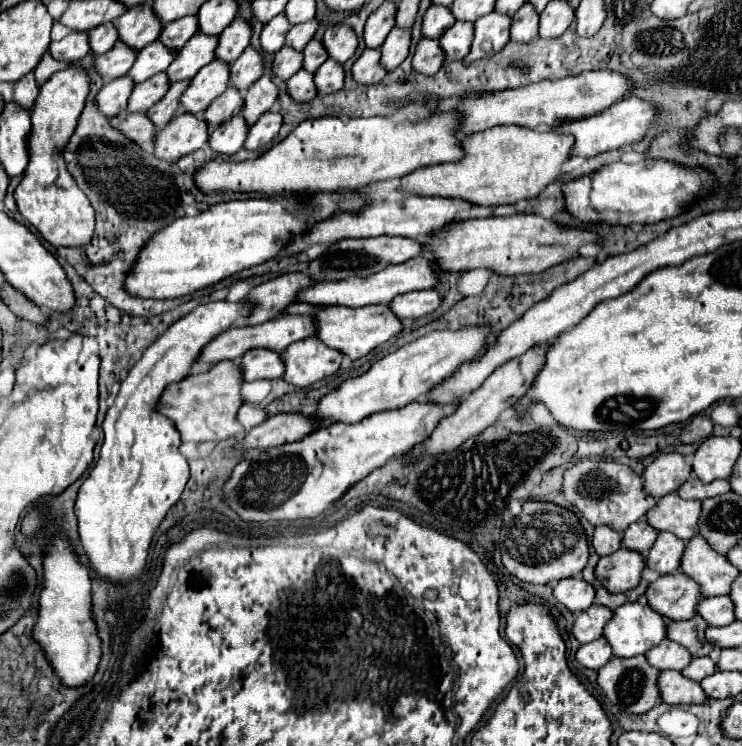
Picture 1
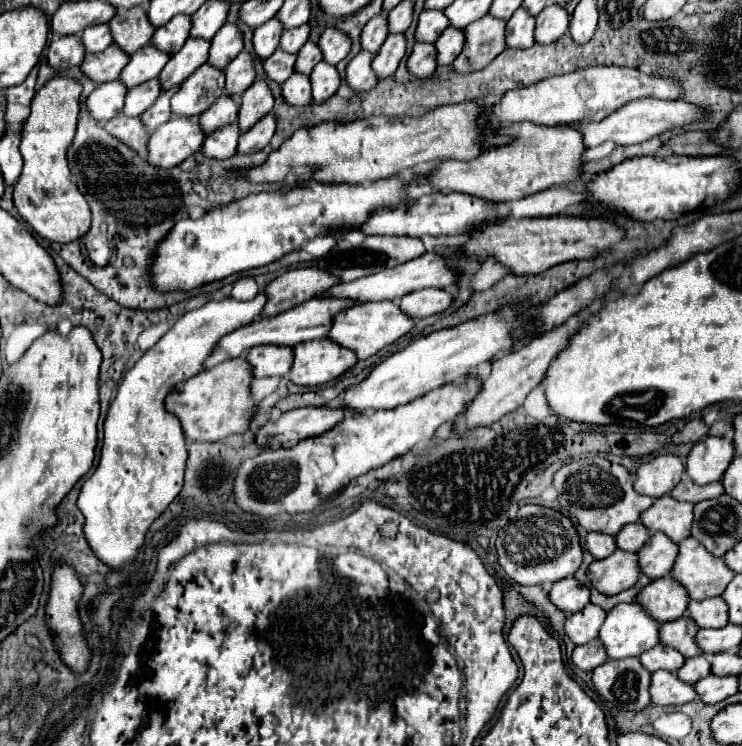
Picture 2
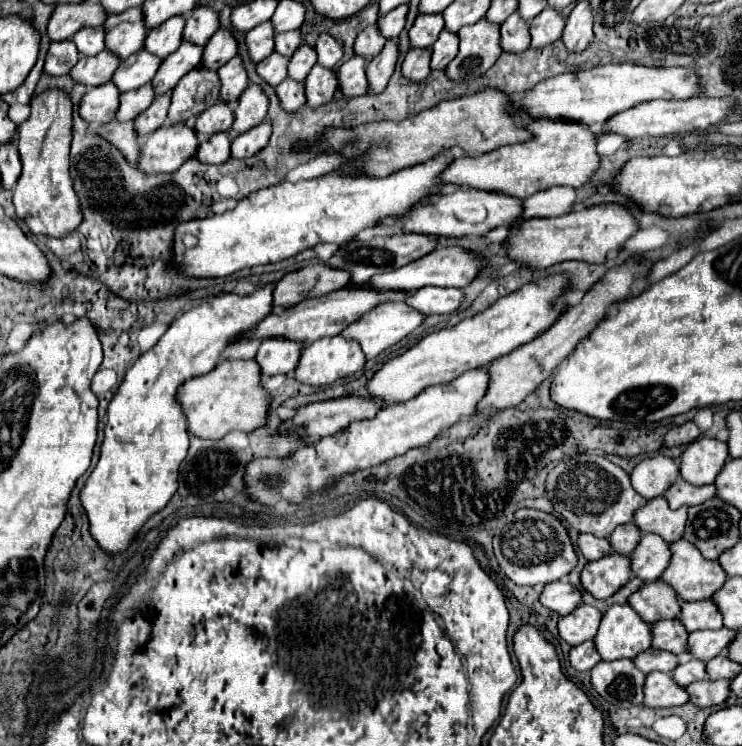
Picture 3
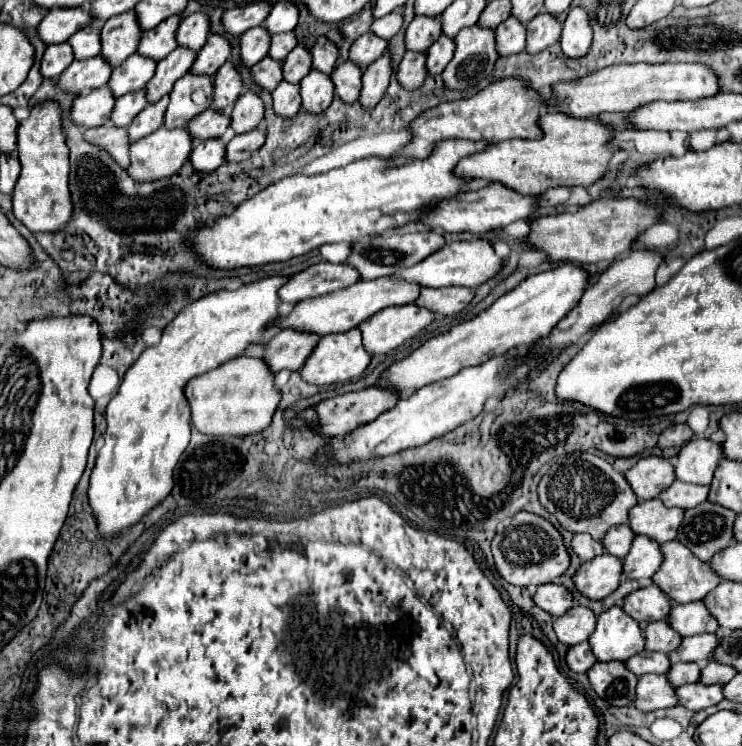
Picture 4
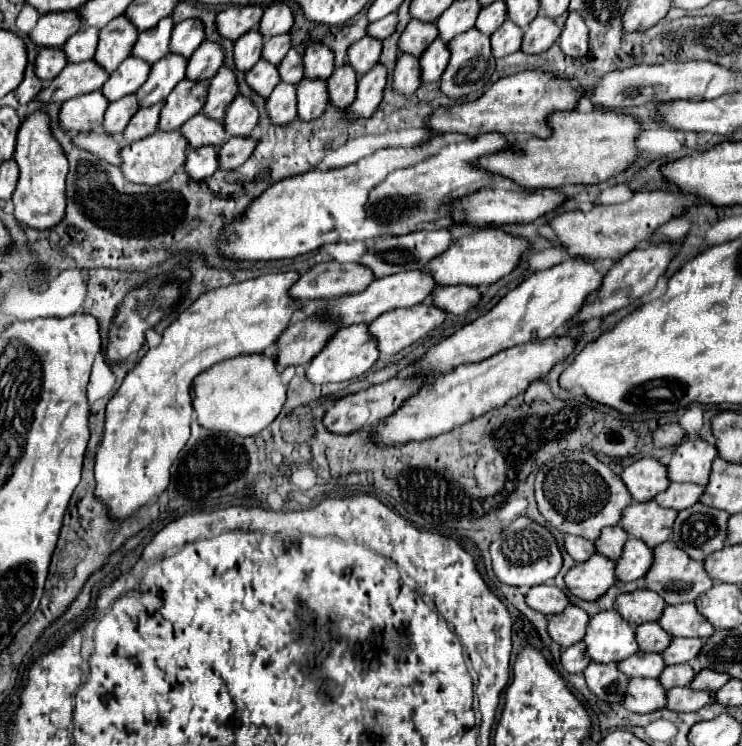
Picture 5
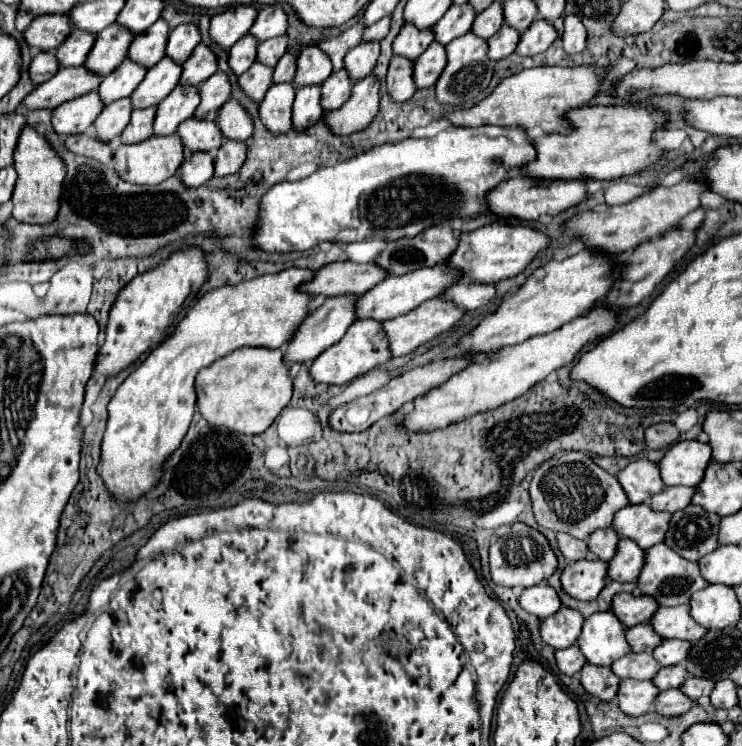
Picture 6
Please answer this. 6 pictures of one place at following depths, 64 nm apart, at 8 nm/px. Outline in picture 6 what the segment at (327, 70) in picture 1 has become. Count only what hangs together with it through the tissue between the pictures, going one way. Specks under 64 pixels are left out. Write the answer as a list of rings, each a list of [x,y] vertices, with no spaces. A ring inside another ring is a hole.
[[[308,86],[296,92],[292,104],[292,128],[304,132],[310,124],[316,124],[320,118],[322,118],[320,86]]]

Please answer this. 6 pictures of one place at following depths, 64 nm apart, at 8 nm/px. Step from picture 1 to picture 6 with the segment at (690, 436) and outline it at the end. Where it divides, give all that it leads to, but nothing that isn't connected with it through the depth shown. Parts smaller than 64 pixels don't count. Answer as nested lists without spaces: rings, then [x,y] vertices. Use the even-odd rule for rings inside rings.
[[[660,422],[660,424],[652,424],[650,428],[646,428],[644,440],[650,450],[658,450],[658,448],[668,448],[670,444],[678,442],[678,434],[680,432],[672,422]]]

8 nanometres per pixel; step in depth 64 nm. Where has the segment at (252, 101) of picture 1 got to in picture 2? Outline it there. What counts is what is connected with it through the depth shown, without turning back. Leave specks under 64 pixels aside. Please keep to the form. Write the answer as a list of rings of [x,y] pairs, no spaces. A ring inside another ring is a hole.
[[[256,80],[248,92],[240,98],[240,110],[238,110],[238,126],[240,132],[250,130],[260,118],[264,118],[272,110],[272,92],[268,92],[268,86],[264,80]]]

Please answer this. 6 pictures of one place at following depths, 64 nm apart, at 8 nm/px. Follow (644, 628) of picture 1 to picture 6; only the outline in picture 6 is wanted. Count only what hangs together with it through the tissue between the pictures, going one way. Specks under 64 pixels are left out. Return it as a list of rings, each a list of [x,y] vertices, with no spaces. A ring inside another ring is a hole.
[[[598,612],[596,616],[588,616],[584,620],[582,634],[576,644],[588,664],[610,666],[614,660],[630,654],[624,630],[626,628],[610,616],[610,612]]]

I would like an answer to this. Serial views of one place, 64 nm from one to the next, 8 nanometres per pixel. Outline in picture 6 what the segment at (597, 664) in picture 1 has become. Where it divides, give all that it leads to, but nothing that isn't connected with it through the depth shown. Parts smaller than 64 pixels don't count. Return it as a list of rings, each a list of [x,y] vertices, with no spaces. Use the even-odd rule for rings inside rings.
[[[576,644],[570,646],[570,648],[564,648],[564,650],[556,650],[554,658],[556,658],[558,670],[566,676],[574,676],[586,664],[584,656],[580,656],[580,650],[576,648]]]

